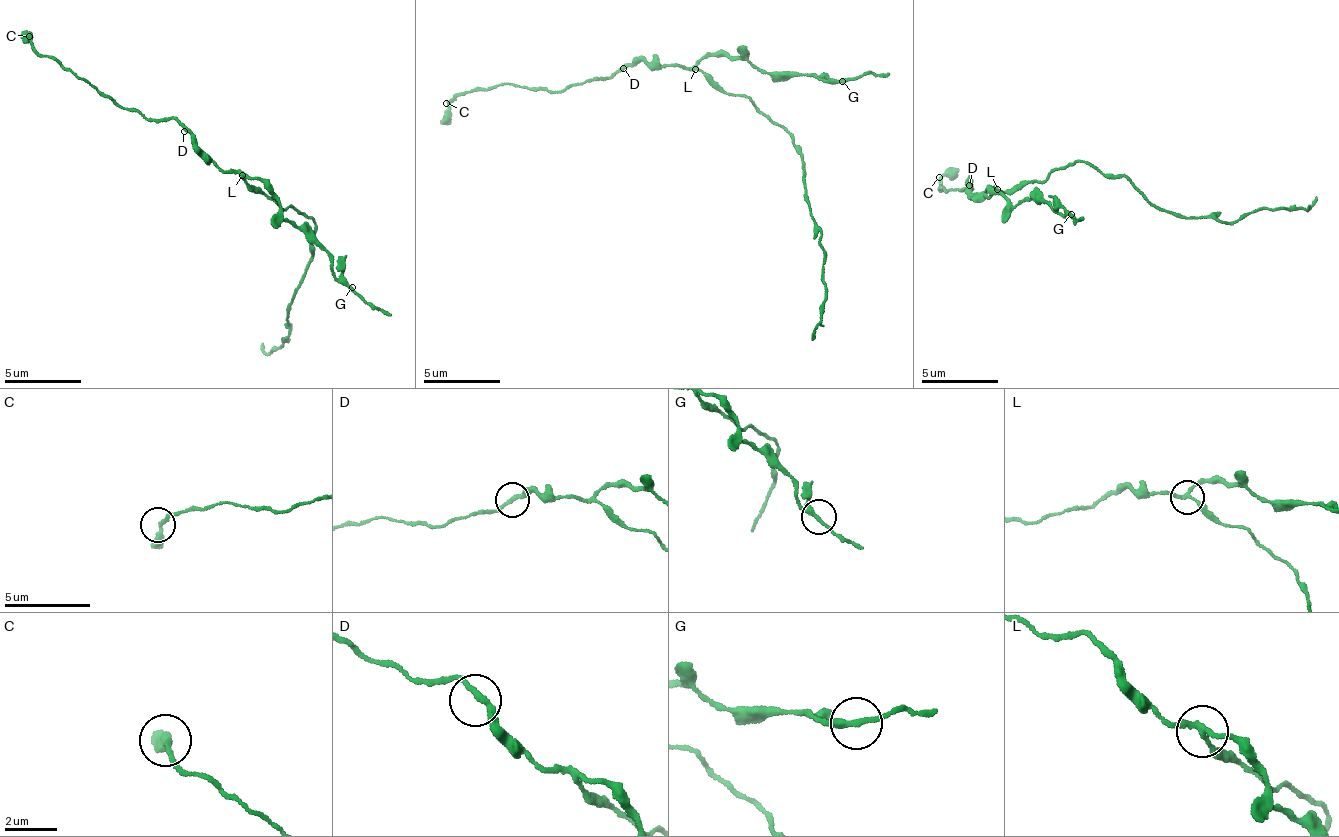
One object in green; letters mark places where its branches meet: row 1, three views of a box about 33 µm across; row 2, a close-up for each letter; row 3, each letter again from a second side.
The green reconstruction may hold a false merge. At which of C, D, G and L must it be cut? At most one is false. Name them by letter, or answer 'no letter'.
L

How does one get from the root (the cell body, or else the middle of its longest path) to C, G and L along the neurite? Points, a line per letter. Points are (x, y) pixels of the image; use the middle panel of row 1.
C: (731, 94), (692, 68), (639, 63), (608, 80), (586, 80), (556, 93), (507, 83), (476, 88), (446, 103)
G: (731, 94), (720, 89), (697, 67), (710, 55), (738, 56), (767, 72), (823, 75), (842, 81)
L: (731, 94), (696, 68)

